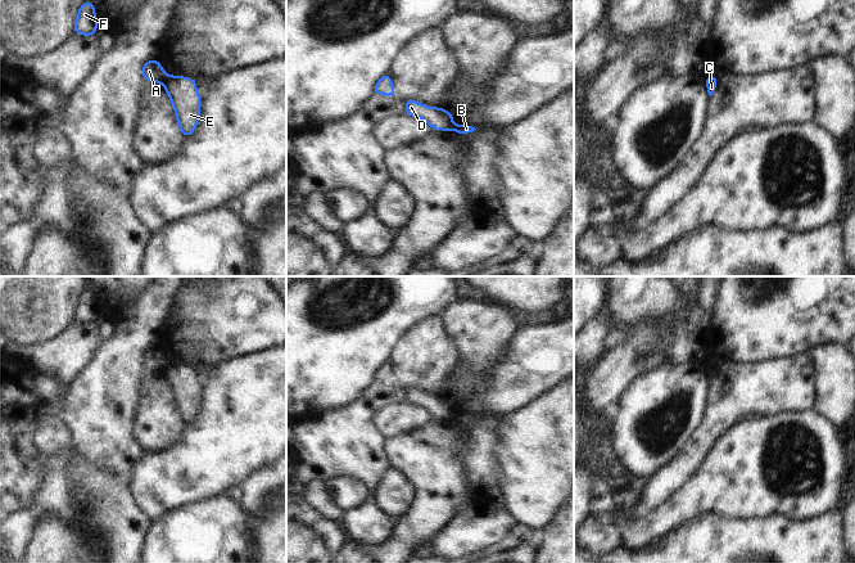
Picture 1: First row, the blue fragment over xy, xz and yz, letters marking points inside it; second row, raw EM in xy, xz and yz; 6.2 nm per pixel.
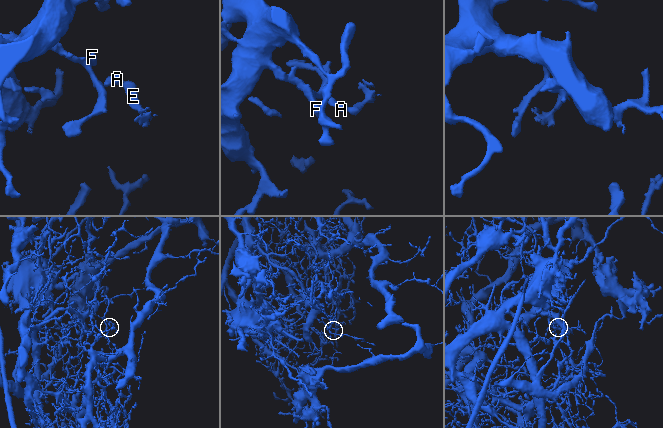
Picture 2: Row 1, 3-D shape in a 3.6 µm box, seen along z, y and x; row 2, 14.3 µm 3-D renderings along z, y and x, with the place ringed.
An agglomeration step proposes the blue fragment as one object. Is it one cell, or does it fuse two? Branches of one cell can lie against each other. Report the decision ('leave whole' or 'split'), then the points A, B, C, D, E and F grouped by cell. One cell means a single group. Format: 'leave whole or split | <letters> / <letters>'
split | A D F / B C E

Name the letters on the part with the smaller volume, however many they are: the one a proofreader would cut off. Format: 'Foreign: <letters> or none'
Foreign: B, C, E

